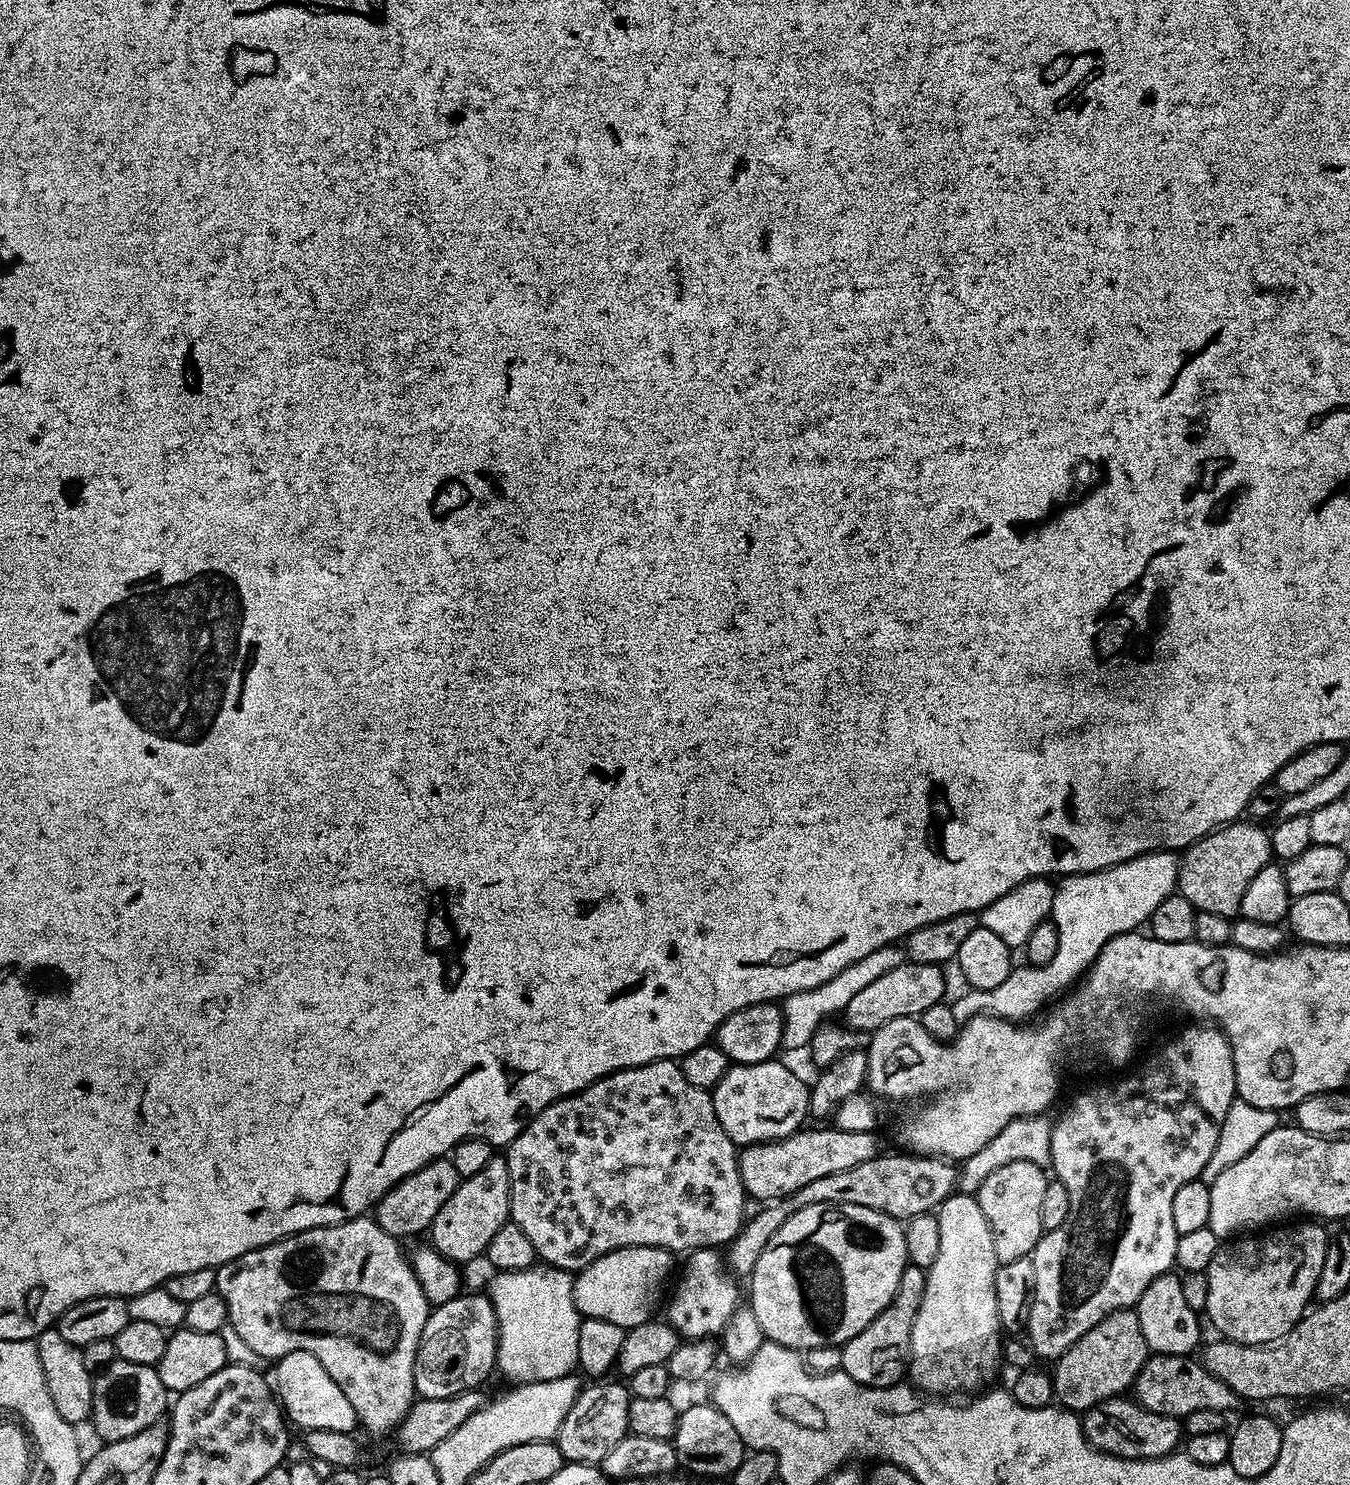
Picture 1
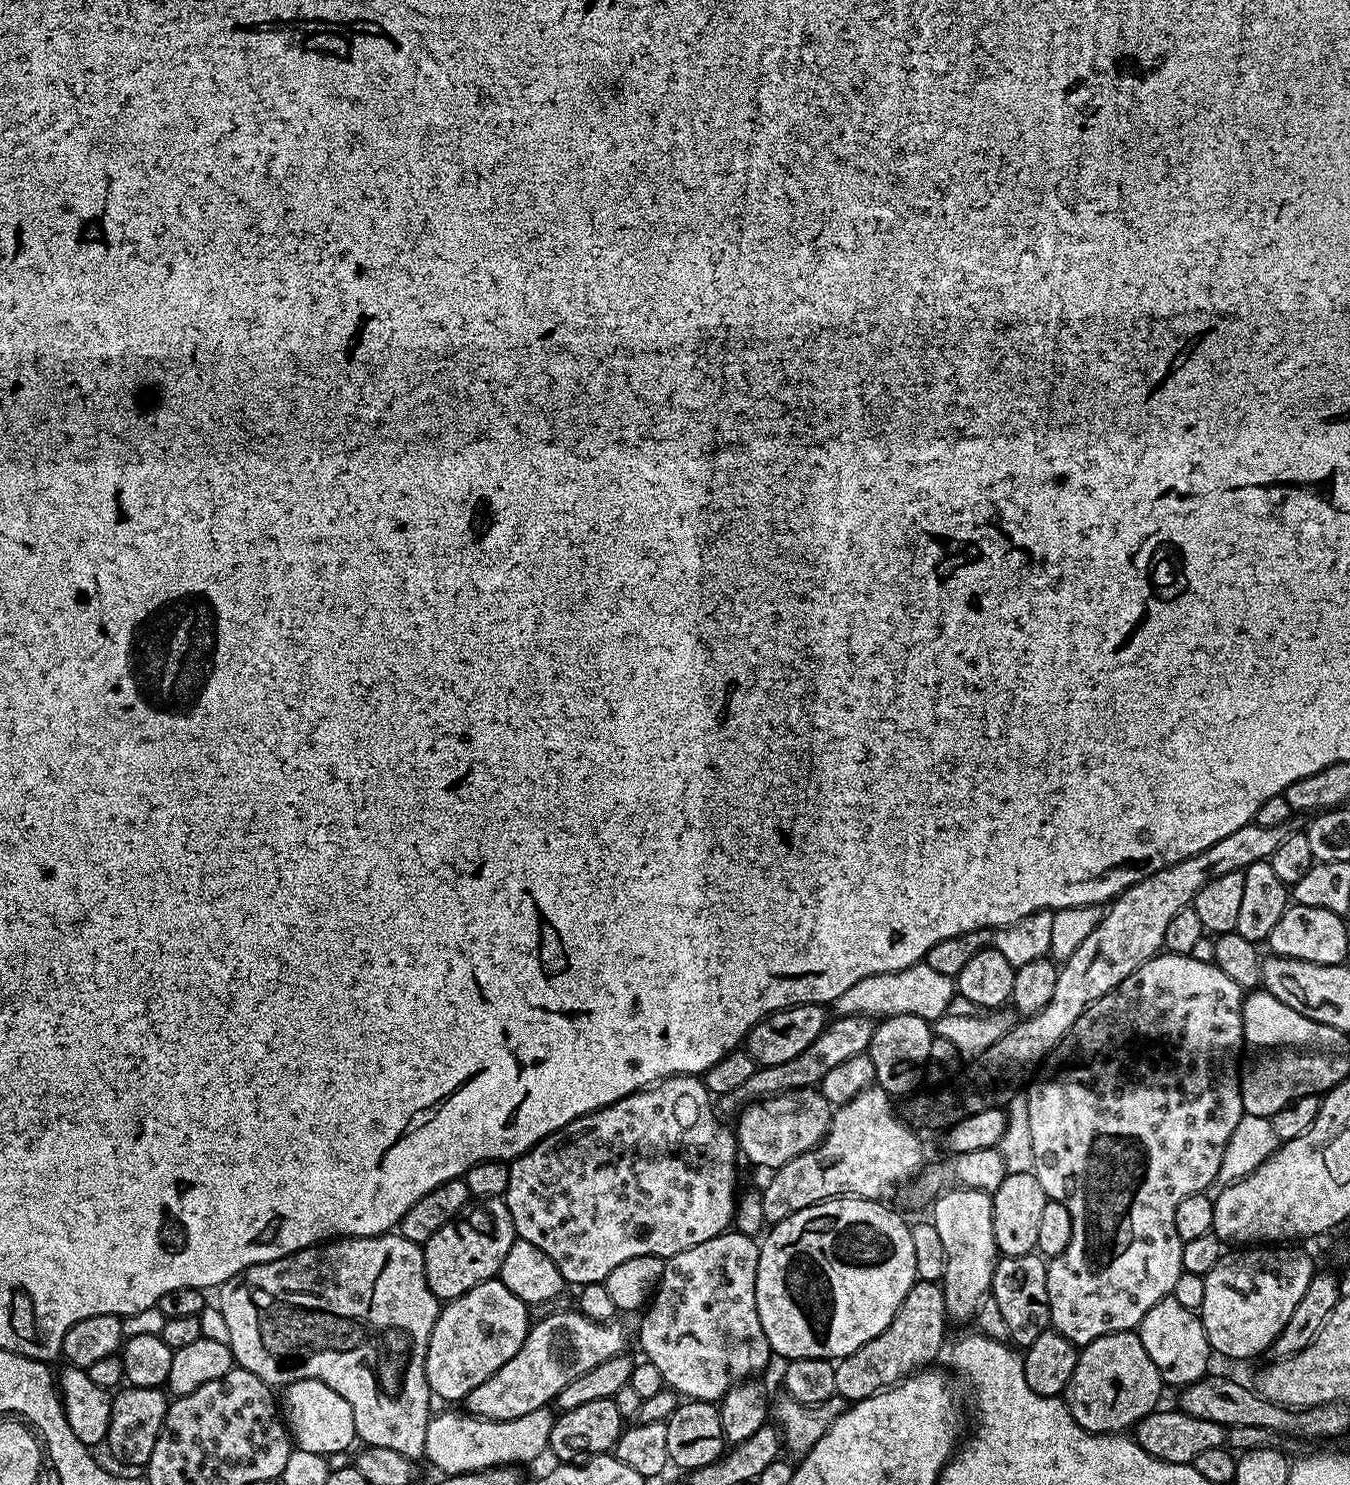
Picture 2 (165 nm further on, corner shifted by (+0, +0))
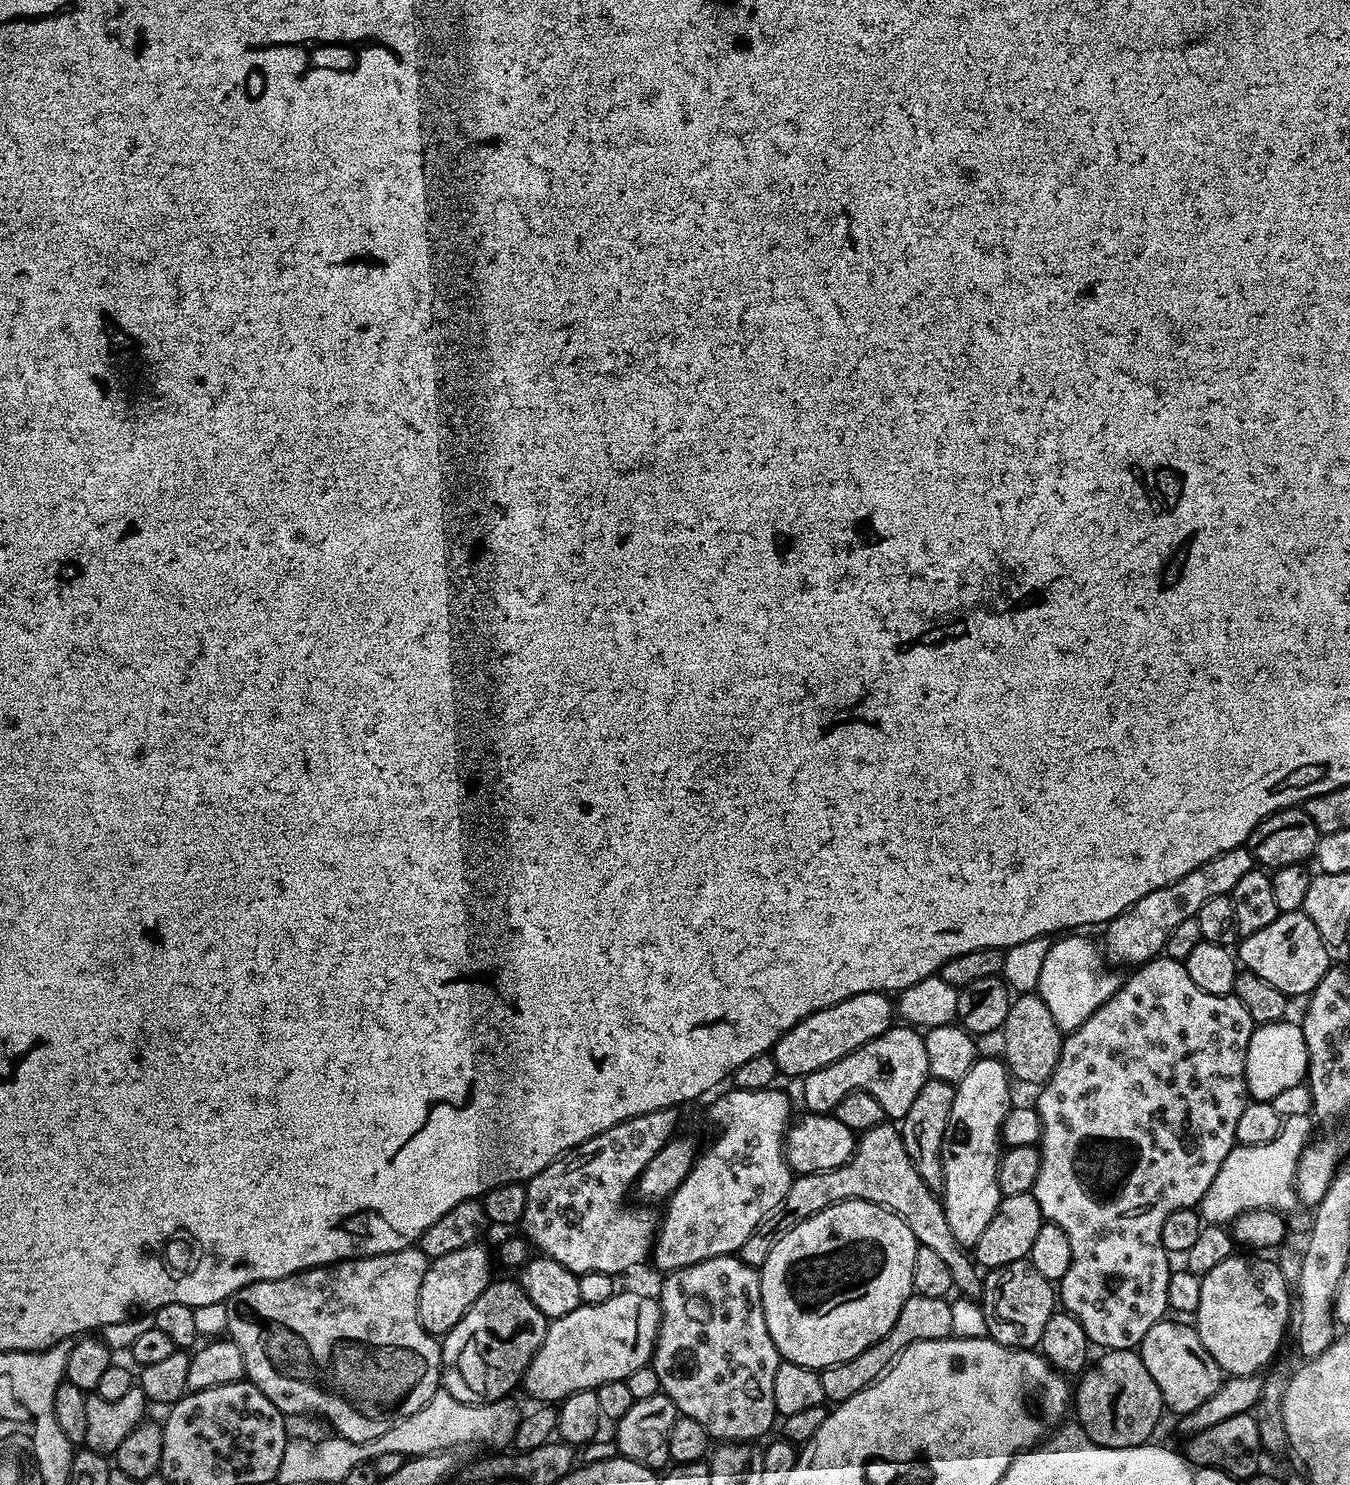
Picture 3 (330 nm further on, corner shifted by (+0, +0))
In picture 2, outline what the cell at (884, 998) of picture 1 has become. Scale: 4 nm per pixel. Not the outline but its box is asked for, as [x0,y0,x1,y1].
[719,1016,876,1114]

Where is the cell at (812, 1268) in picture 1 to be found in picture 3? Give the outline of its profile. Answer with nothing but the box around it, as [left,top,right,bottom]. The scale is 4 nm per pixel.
[758,1200,917,1370]

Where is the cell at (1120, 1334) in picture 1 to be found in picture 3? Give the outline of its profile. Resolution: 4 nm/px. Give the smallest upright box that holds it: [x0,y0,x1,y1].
[1074,1348,1166,1448]

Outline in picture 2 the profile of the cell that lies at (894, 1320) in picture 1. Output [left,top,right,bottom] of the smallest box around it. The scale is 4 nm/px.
[835,1280,950,1402]

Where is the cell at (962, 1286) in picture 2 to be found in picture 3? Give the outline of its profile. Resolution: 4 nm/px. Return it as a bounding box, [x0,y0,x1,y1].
[941,1059,1014,1249]

